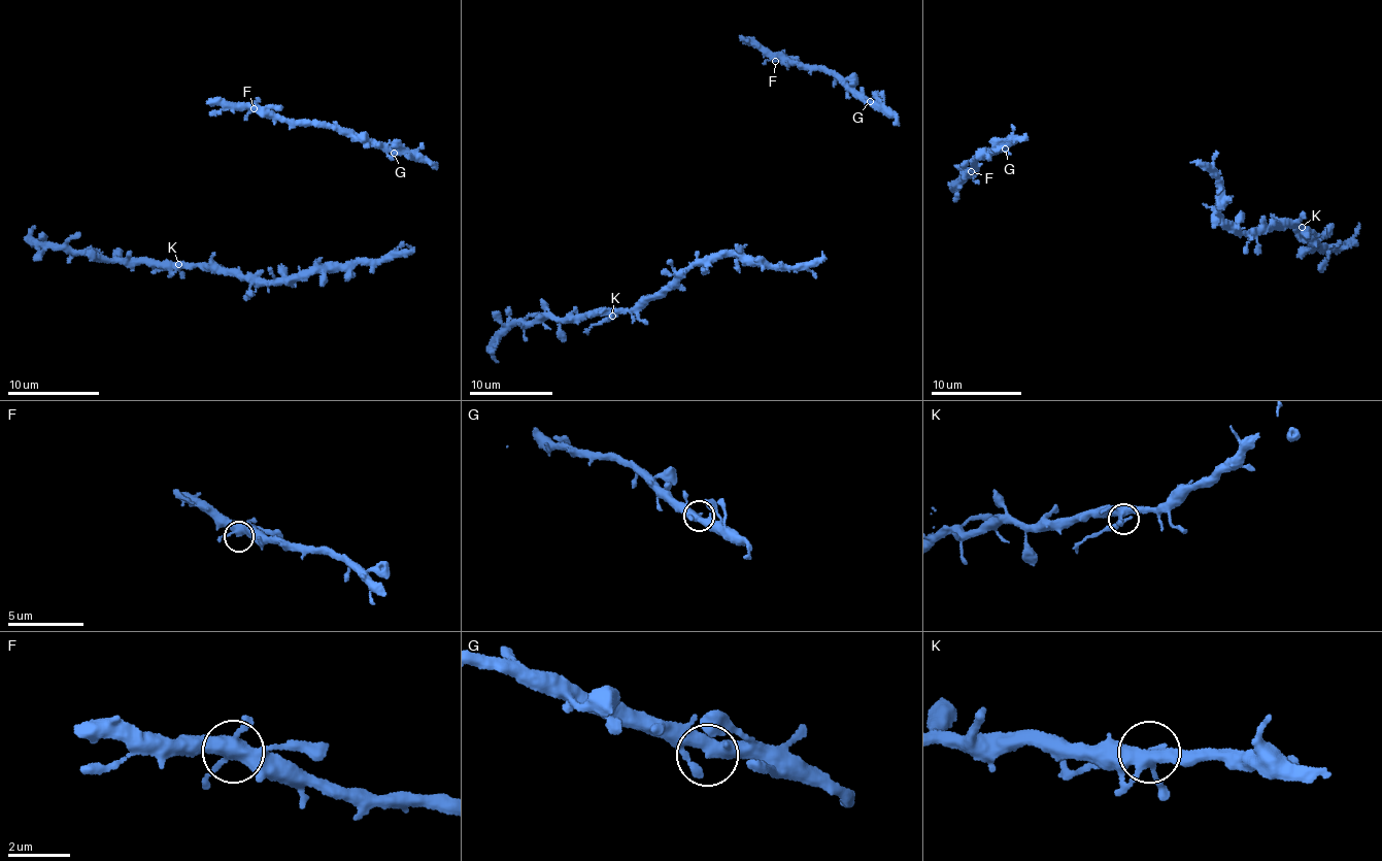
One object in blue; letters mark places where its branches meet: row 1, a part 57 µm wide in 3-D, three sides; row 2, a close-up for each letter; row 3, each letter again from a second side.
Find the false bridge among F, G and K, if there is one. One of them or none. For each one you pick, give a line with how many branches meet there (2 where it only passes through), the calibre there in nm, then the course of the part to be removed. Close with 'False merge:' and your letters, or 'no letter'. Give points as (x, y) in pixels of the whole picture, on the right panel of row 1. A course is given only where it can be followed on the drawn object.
K: 4 | 400 nm | (1302, 228), (1317, 236), (1325, 229)
False merge: K

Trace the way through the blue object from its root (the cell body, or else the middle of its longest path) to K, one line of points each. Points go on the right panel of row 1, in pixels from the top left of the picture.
K: (1214, 173), (1224, 191), (1219, 213), (1236, 230), (1249, 235), (1274, 227), (1302, 228)

